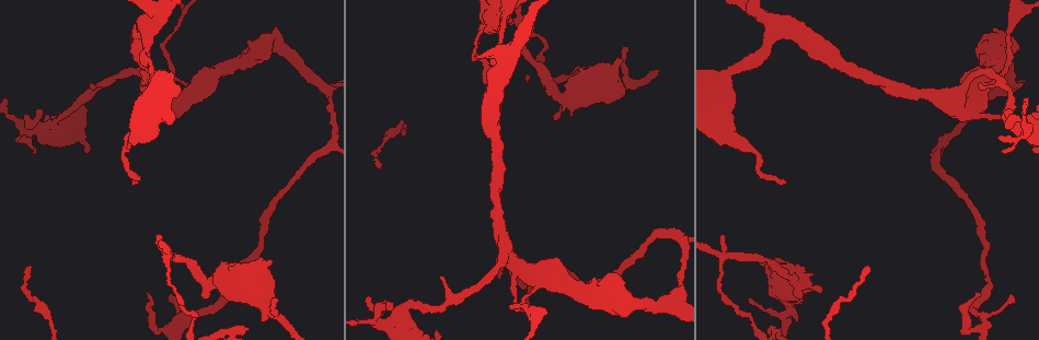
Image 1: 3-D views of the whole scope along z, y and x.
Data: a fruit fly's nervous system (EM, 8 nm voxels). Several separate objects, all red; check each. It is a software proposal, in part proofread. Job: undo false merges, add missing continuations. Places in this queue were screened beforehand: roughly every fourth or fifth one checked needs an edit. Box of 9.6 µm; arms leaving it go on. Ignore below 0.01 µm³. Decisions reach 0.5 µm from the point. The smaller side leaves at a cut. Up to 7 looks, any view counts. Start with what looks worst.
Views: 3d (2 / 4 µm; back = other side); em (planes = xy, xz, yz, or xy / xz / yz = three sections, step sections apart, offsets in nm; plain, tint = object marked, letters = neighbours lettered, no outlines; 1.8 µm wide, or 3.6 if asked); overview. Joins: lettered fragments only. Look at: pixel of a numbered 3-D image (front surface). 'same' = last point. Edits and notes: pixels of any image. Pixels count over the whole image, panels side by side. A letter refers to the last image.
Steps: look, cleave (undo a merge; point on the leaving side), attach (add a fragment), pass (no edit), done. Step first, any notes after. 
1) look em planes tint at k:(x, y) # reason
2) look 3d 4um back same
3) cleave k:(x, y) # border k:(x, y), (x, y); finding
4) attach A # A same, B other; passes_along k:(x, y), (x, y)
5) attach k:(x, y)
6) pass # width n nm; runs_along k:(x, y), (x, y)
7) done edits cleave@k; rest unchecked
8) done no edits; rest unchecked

look 3d 4um at 1:(170, 254) # two arms in line, one across

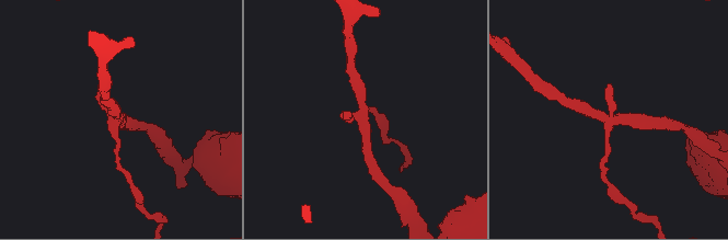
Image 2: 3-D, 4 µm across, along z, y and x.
look em xz step 8 tint at 2:(612, 119) # now the EM

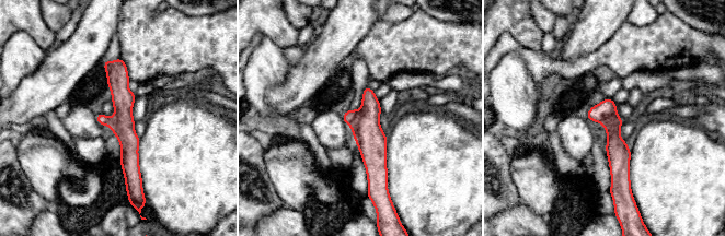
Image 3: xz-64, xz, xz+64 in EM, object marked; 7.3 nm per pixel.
look em planes letters same # another direction

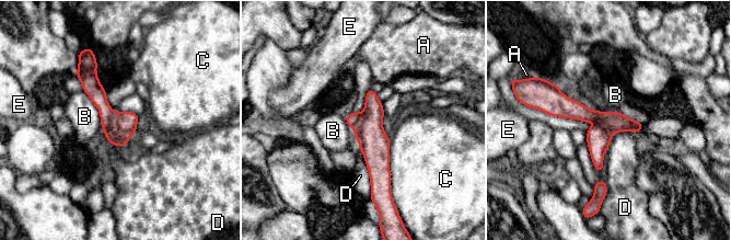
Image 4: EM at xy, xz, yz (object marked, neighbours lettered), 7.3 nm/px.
cleave 4:(116, 138) # A other, B other, C other, D other, E other; part_leaving 4:(93, 63), (91, 86), (123, 143); a second cell is stuck on

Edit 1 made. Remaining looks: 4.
look overview

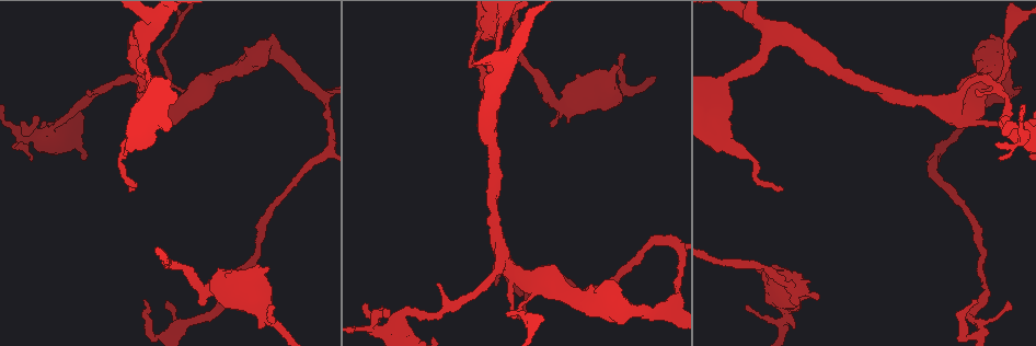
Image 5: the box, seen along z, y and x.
look em 3.6um yz step 4 tint at 5:(206, 290) # calibre changes

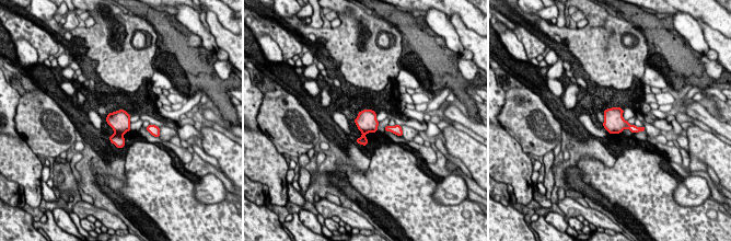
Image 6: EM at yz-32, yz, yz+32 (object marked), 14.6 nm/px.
look em 3.6um planes tint same # cut it another way

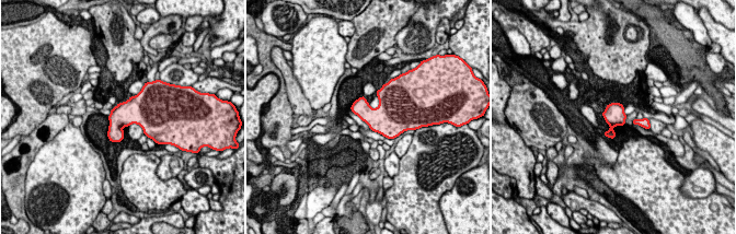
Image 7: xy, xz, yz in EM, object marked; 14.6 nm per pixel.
look em 3.6um planes letters same # what lies round it

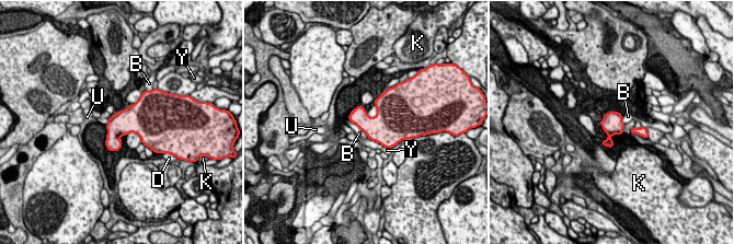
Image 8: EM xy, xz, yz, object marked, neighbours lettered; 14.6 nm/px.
pass # B other, D other, K other, U other, Y other; border 8:(348, 118), (368, 138); all the same cell

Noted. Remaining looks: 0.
done edits cleave@4; rest unchecked

